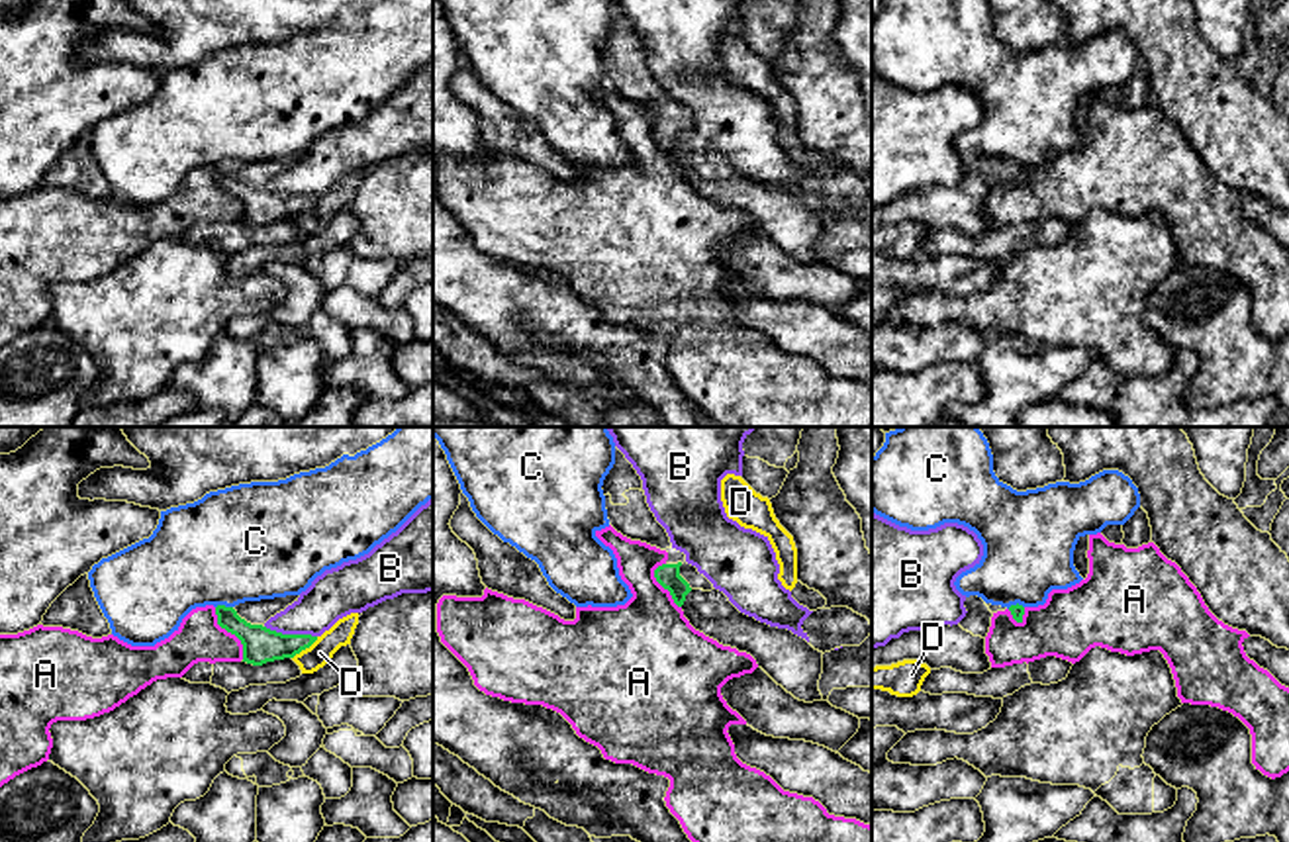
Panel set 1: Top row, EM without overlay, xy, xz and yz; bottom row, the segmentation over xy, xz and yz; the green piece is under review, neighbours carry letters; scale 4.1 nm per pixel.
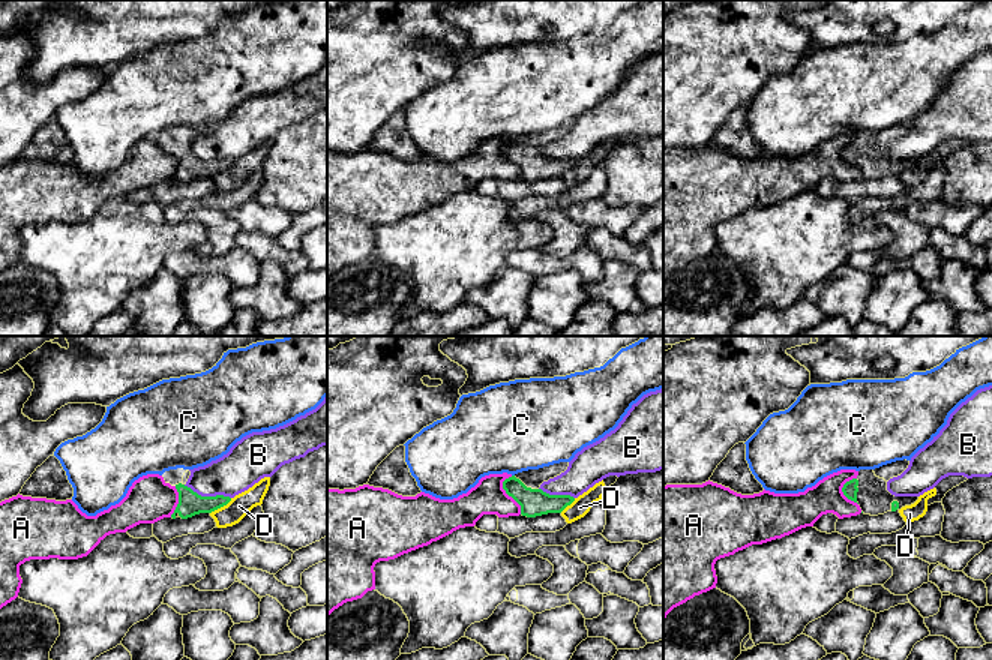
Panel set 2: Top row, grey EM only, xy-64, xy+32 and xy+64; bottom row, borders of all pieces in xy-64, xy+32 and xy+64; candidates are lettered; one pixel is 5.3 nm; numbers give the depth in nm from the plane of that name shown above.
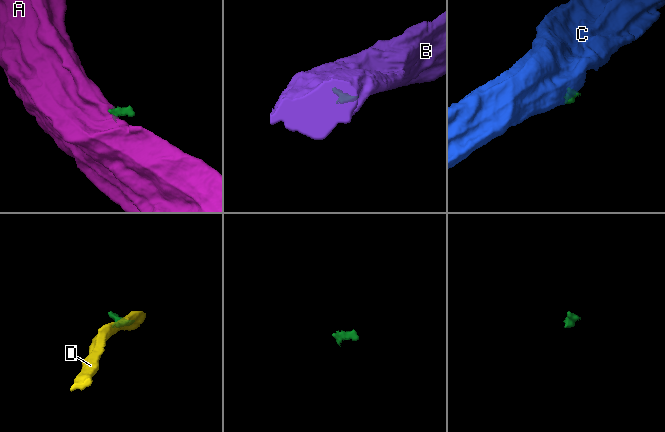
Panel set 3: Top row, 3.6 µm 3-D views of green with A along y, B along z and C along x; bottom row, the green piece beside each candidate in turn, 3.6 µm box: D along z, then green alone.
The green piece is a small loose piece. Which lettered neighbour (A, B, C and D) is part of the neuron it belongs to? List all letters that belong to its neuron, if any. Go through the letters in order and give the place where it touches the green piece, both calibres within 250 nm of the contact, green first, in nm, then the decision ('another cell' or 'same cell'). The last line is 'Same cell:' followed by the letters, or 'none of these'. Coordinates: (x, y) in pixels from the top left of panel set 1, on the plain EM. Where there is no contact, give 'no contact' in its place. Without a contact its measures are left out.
A: meets green in xy at (230, 192); 150 nm thick on the green side, 190 nm on the other; another cell
B: meets green in xy at (290, 196); 150 nm thick on the green side, 200 nm on the other; another cell
C: meets green in xy at (224, 167); 150 nm thick on the green side, 460 nm on the other; another cell
D: meets green in xy at (304, 210); 150 nm thick on the green side, 100 nm on the other; another cell
Same cell: none of these

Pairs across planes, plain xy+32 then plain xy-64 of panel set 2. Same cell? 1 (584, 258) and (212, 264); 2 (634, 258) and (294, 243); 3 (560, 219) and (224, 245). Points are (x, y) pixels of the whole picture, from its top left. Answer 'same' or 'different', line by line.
1: same
2: different
3: same

